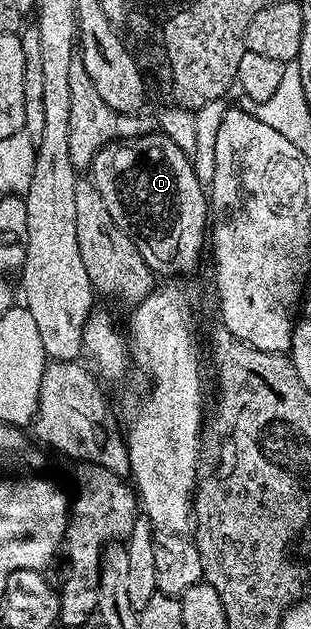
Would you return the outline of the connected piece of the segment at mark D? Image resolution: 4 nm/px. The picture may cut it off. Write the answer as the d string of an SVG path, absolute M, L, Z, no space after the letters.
M162 133L140 134L137 139L116 142L102 147L93 164L93 182L105 197L105 206L113 221L137 245L141 257L149 264L152 272L163 277L183 277L199 263L203 255L203 242L209 239L209 195L199 183L192 156L187 155L169 137Z

